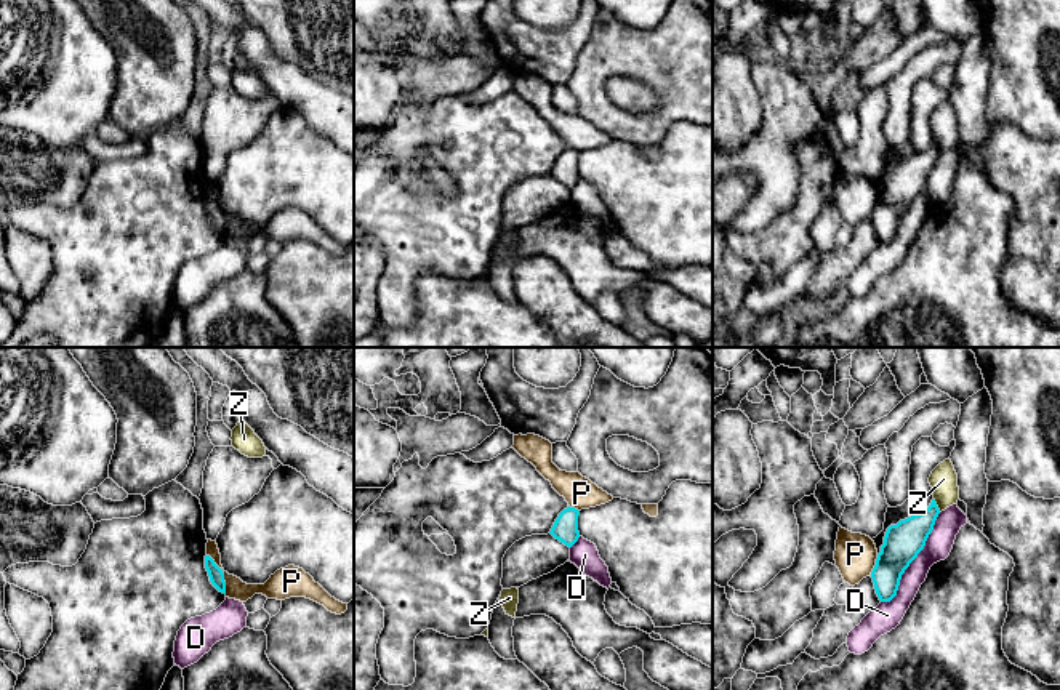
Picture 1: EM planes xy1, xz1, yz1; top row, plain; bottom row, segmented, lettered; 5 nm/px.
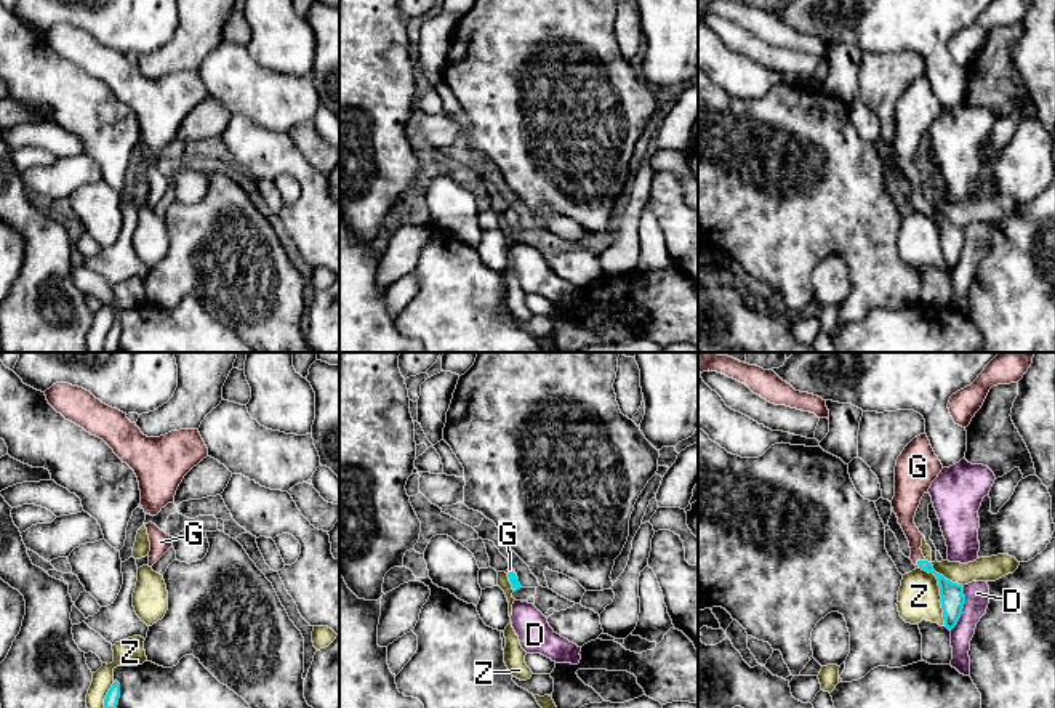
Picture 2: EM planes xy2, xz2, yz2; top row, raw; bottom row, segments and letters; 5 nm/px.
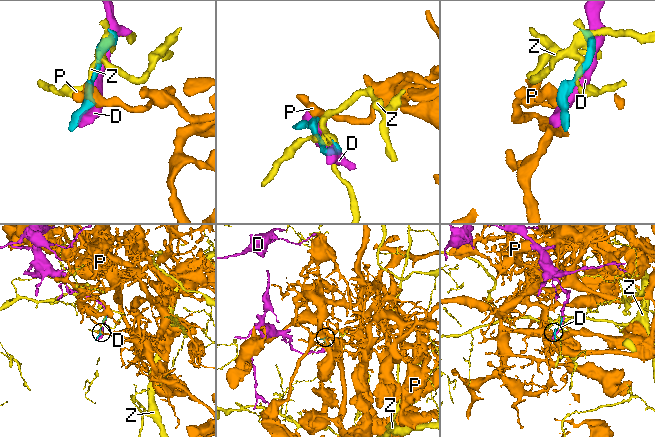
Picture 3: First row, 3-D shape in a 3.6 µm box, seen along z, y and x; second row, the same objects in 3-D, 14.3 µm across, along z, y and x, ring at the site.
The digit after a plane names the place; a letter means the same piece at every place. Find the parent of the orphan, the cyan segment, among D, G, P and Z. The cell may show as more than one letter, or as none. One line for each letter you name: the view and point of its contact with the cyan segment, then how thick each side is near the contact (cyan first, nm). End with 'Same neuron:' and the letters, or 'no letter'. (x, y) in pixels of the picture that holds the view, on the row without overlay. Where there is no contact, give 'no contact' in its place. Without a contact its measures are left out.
G: contact yz2 (919, 202); calibres 120 and 90 nm
Same neuron: G

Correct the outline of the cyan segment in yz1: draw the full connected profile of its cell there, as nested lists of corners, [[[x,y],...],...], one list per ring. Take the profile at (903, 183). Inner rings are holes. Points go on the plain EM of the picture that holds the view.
[[[932,141],[930,147],[921,155],[914,155],[887,170],[884,186],[871,213],[881,243],[890,243],[897,237],[901,216],[924,191],[938,155],[940,150]]]

